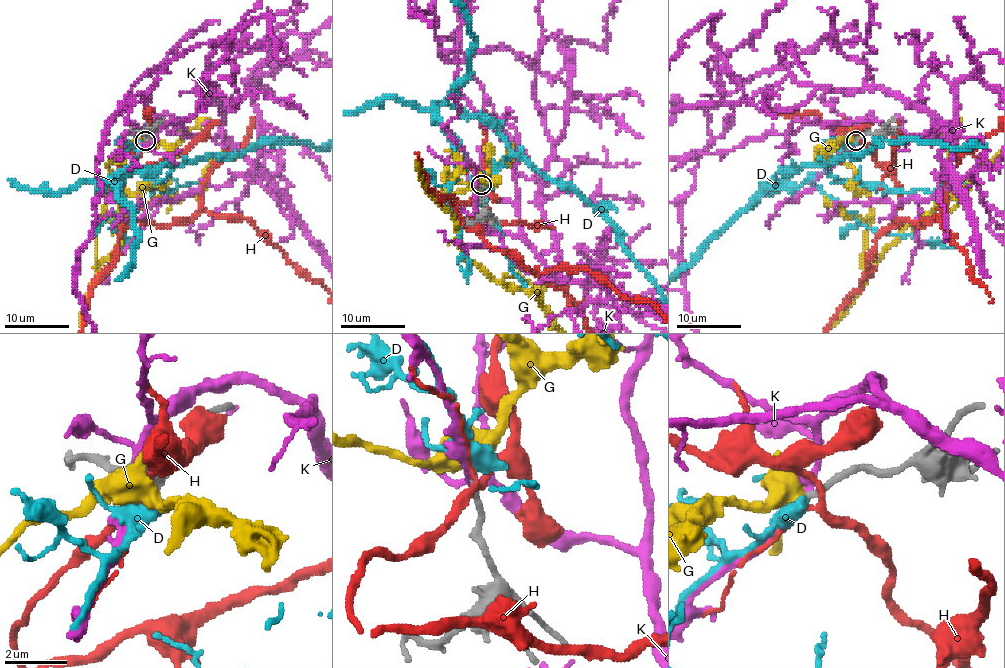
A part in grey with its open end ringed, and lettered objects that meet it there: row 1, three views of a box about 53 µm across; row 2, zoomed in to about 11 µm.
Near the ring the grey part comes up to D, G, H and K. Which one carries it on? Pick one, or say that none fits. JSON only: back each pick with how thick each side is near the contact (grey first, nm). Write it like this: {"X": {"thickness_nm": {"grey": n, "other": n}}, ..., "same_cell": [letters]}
{"D": {"thickness_nm": {"grey": 260, "other": 340}}, "same_cell": ["D"]}

